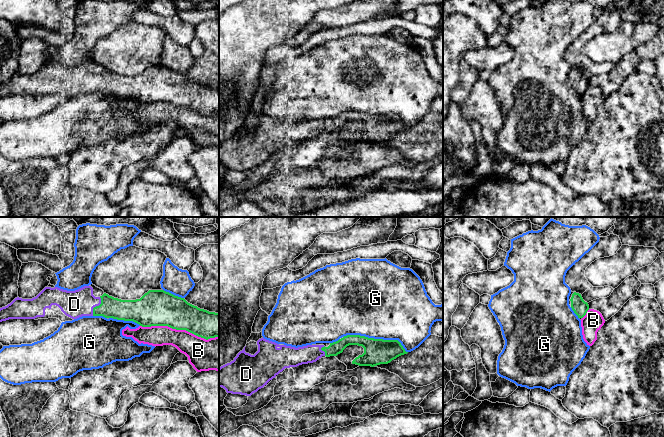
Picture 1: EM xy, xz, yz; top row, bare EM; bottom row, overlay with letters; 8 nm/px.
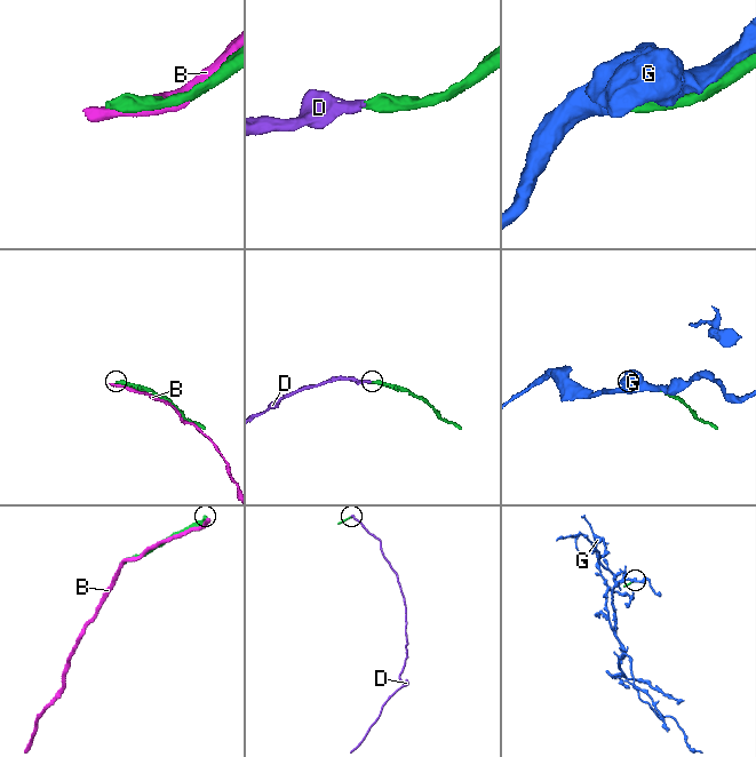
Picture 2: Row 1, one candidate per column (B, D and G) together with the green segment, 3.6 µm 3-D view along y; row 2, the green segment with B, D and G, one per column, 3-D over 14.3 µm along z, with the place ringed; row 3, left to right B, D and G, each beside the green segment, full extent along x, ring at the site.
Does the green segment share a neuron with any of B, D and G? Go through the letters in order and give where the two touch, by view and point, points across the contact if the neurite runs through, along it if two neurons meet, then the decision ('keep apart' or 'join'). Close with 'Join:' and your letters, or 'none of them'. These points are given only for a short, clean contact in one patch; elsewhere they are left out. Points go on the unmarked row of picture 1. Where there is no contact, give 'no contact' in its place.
B: contact xy (179, 105); keep apart
D: contact xy (96, 82); way xy (110, 83), (96, 82), (74, 80); join
G: contact xz (376, 115); keep apart
Join: D

